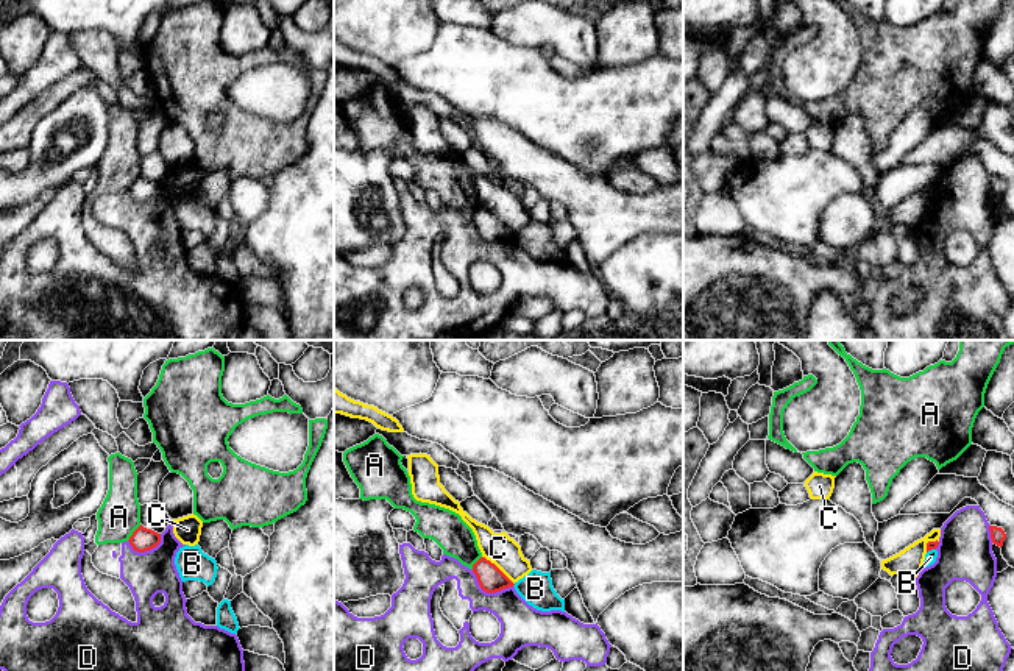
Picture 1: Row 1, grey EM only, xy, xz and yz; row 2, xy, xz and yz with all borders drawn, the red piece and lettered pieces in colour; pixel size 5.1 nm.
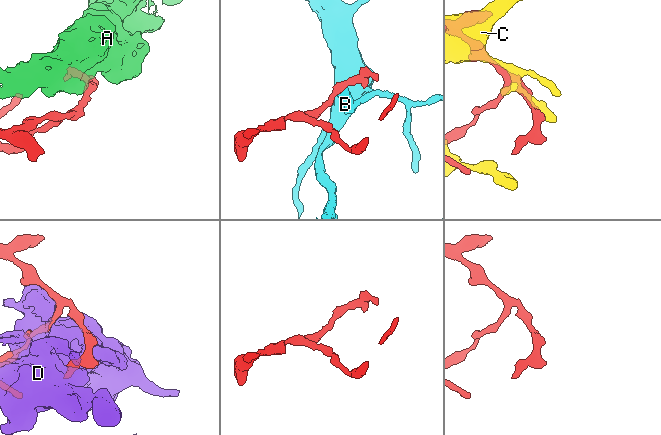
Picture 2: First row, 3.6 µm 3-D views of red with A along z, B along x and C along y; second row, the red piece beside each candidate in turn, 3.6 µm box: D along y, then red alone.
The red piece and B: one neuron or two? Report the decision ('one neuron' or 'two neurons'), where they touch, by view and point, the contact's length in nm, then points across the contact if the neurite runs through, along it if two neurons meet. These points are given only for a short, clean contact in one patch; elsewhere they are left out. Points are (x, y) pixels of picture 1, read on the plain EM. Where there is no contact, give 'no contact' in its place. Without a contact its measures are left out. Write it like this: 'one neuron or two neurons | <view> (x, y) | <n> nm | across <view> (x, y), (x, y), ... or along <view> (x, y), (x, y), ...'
two neurons | yz (930, 200) | 50 nm | along yz (935, 198), (927, 203)

